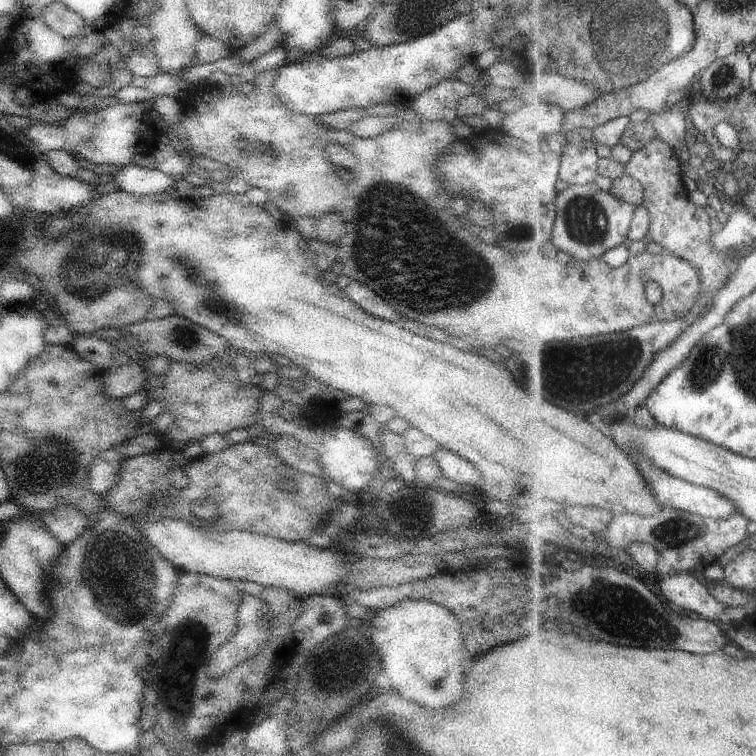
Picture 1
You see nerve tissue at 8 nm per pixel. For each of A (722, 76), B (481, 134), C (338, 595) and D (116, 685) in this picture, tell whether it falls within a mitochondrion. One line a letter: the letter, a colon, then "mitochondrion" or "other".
A: mitochondrion
B: other
C: other
D: other

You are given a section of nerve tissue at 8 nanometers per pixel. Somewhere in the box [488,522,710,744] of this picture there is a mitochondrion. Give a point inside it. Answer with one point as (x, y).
(619, 610)

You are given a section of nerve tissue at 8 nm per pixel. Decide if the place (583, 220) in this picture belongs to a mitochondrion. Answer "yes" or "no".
yes

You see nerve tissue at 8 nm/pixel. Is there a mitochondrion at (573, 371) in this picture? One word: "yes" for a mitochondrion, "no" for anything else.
yes

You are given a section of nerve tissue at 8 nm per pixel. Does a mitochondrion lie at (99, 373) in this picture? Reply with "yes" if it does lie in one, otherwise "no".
no

